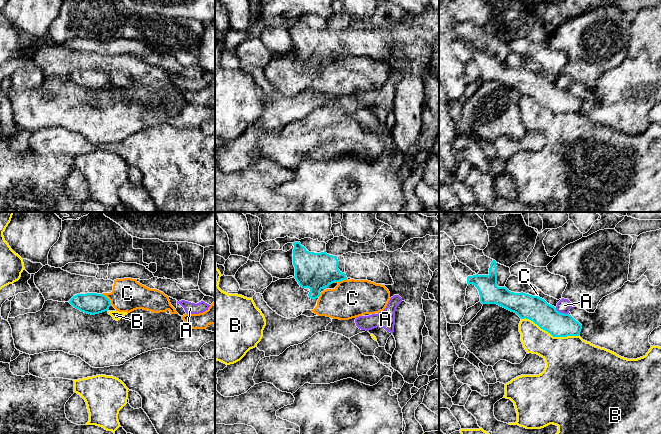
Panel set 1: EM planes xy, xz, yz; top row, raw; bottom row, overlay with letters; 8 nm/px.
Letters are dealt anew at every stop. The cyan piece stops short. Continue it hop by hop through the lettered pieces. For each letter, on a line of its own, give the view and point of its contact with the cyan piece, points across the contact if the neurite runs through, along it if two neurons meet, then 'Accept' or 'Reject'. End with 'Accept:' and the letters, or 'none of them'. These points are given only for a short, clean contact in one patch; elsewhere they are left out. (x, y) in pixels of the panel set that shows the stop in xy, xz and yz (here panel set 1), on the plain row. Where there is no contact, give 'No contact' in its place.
A: Touches cyan at yz (561, 89). Boundary: yz (555, 84), (567, 90). Reject
B: Touches cyan at yz (550, 109). Reject
C: Touches cyan at xz (339, 57). Boundary: xz (346, 54), (333, 58). Reject
Accept: none of them

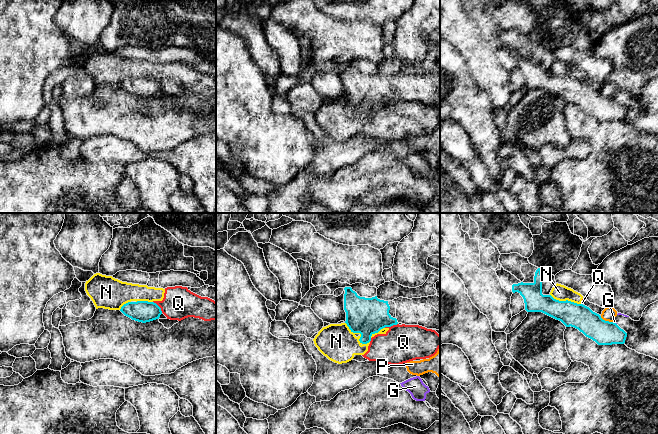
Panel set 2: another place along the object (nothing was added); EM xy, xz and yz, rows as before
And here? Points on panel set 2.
G: Touches cyan at yz (615, 99). Boundary: yz (613, 97), (616, 100). Reject
N: Touches cyan at xz (360, 109). Boundary: xz (345, 98), (360, 110), (362, 119), (369, 118). Reject
P: Touches cyan at yz (606, 97). Boundary: yz (600, 92), (612, 98). Reject
Q: Touches cyan at xz (390, 102). Boundary: xz (397, 99), (384, 103). Reject
Accept: none of them

